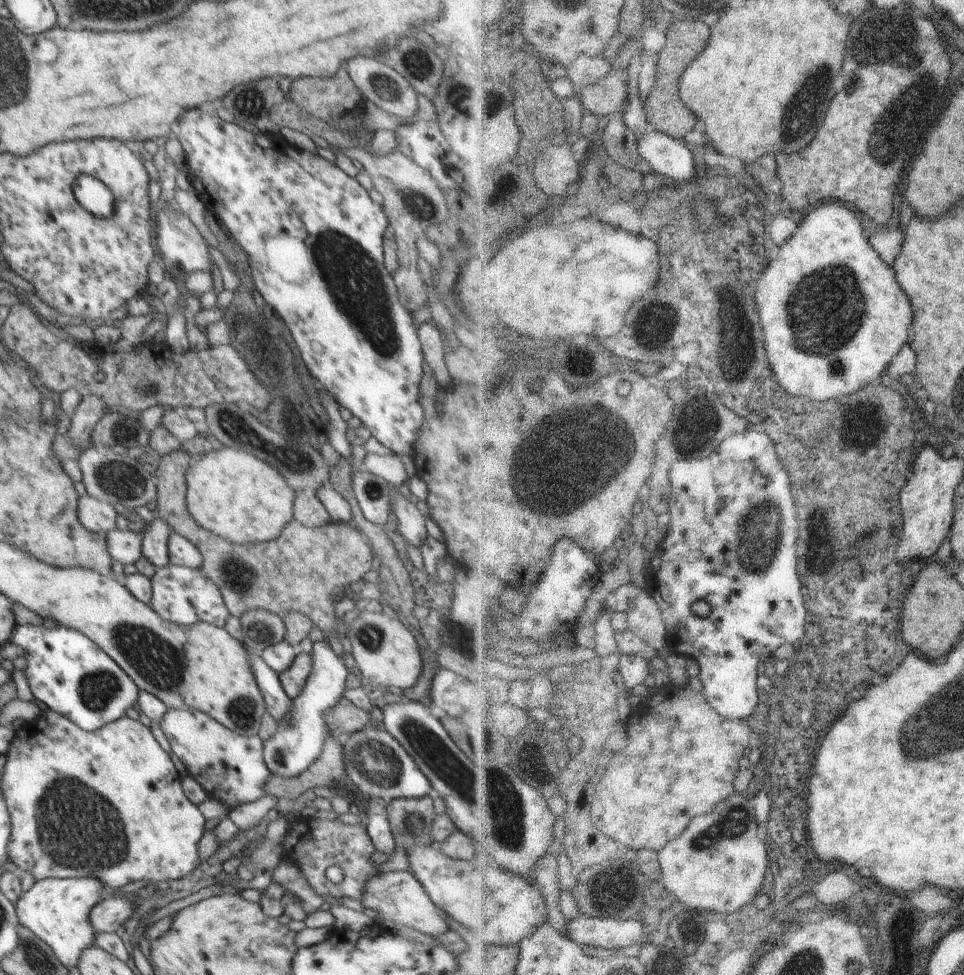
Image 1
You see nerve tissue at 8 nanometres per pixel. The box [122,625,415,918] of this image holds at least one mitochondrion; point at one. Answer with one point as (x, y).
(375, 761)

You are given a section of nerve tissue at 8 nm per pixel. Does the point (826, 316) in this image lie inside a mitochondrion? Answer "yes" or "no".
yes

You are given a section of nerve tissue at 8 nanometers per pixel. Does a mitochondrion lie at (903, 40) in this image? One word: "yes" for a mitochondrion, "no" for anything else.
yes

